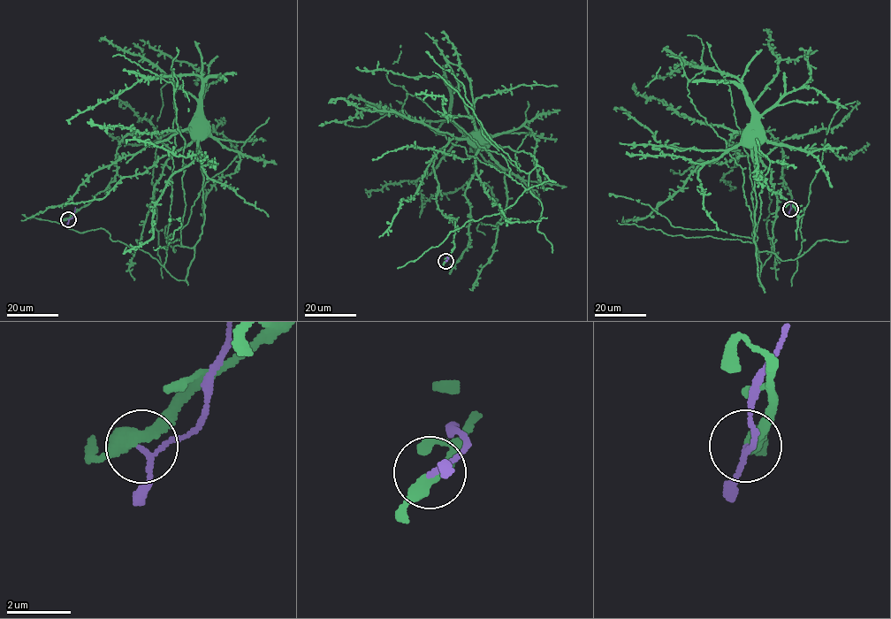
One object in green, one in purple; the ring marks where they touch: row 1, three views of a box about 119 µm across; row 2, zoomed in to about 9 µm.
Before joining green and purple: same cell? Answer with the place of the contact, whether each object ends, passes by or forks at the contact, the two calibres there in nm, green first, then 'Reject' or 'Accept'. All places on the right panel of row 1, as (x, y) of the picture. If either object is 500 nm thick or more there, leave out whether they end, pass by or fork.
Place: (790, 209). At the ring green passes by. At the ring purple passes by. Thickness 400 nm (green) against 120 nm. Reject

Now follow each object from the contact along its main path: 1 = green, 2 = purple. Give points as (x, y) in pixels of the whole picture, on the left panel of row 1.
1: (67, 219), (114, 179), (116, 151), (129, 134), (133, 133), (148, 144), (188, 129), (207, 128)
2: (68, 219), (73, 217), (75, 207)

